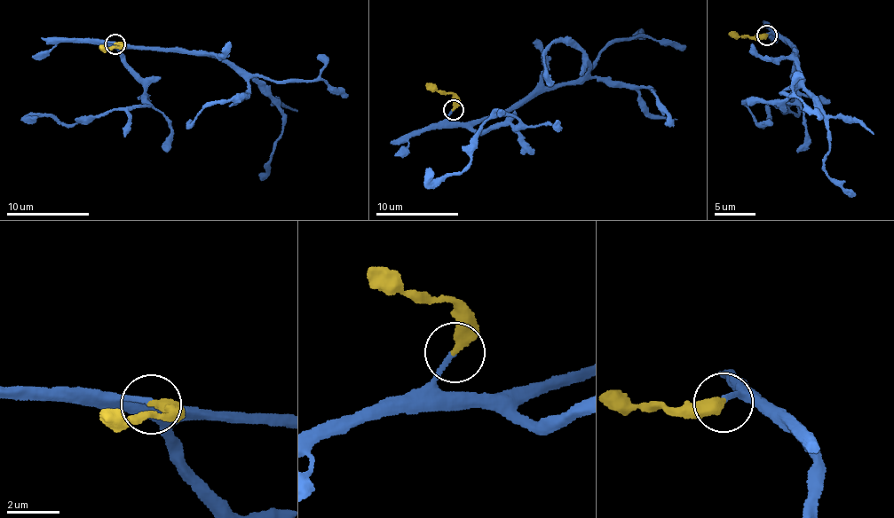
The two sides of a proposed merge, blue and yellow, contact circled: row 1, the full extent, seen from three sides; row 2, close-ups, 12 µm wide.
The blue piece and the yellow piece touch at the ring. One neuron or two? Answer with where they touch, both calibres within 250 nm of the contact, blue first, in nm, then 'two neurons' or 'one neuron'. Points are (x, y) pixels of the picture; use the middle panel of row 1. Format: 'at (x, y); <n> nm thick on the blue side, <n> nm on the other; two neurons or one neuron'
at (453, 109); 180 nm thick on the blue side, 440 nm on the other; one neuron

